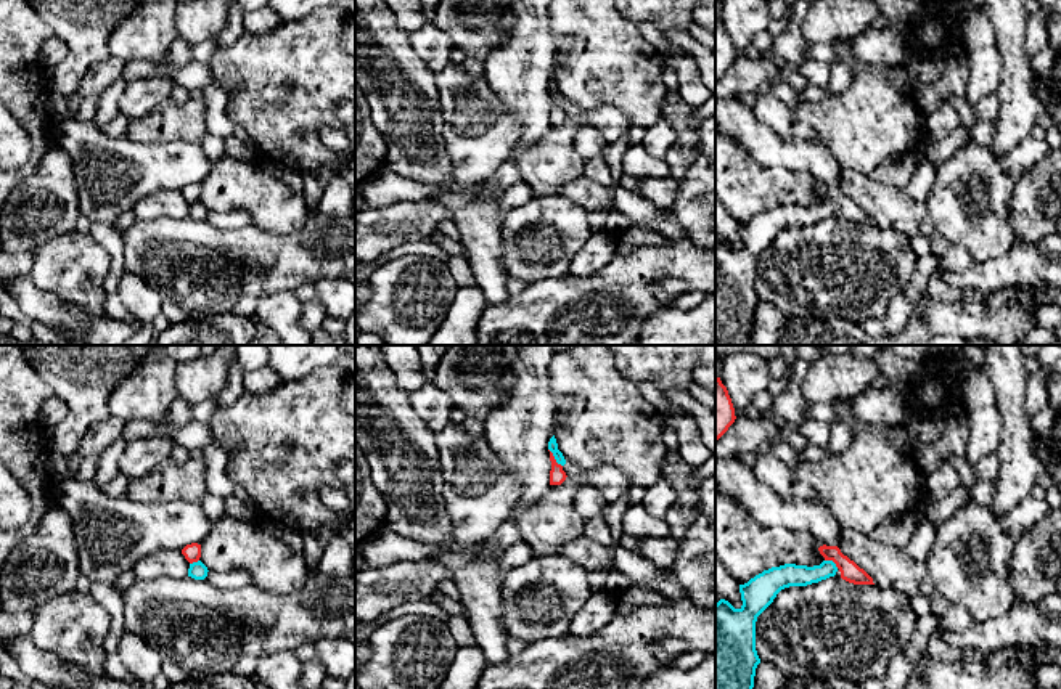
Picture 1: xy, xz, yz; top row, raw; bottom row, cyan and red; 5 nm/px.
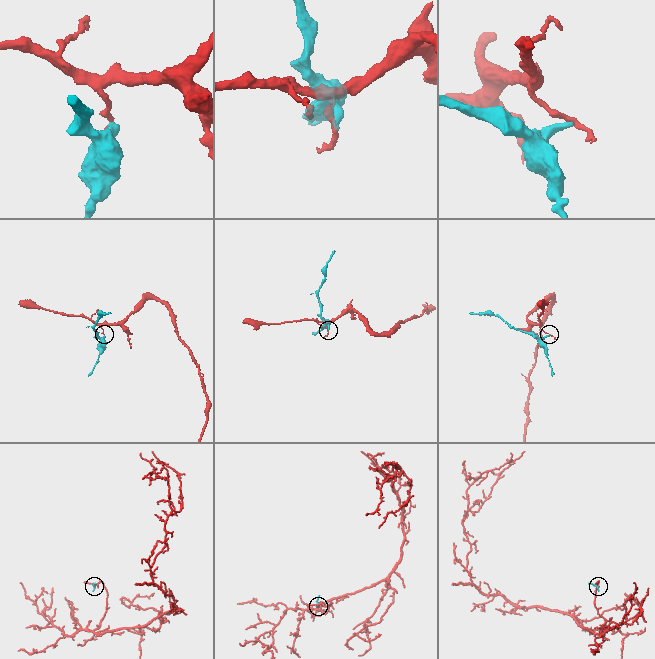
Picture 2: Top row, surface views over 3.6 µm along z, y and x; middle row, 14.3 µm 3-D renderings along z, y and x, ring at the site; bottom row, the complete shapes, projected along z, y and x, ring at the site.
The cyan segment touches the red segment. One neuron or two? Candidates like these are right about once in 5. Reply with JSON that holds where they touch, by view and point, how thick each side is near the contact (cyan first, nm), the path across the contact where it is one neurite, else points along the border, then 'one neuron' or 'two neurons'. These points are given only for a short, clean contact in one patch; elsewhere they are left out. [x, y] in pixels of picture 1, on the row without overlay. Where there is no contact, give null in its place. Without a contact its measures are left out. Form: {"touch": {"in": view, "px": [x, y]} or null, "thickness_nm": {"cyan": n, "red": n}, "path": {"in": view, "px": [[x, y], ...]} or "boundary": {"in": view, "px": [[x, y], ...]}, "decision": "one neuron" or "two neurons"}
{"touch": {"in": "xz", "px": [555, 98]}, "thickness_nm": {"cyan": 50, "red": 80}, "boundary": {"in": "xz", "px": [[548, 89], [561, 106]]}, "decision": "two neurons"}

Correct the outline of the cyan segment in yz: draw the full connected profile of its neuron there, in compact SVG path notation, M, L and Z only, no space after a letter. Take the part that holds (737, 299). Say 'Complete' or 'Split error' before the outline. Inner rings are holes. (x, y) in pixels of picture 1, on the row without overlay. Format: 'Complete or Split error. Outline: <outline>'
Complete. Outline: M833 201L813 207L772 207L739 225L739 249L725 239L715 244L715 345L751 345L756 308L760 304L756 291L756 262L776 234L789 226L818 223L836 212Z

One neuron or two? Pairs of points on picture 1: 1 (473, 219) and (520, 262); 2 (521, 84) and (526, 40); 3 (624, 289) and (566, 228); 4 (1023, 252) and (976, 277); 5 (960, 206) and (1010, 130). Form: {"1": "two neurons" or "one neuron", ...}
{"1": "two neurons", "2": "one neuron", "3": "two neurons", "4": "one neuron", "5": "two neurons"}

